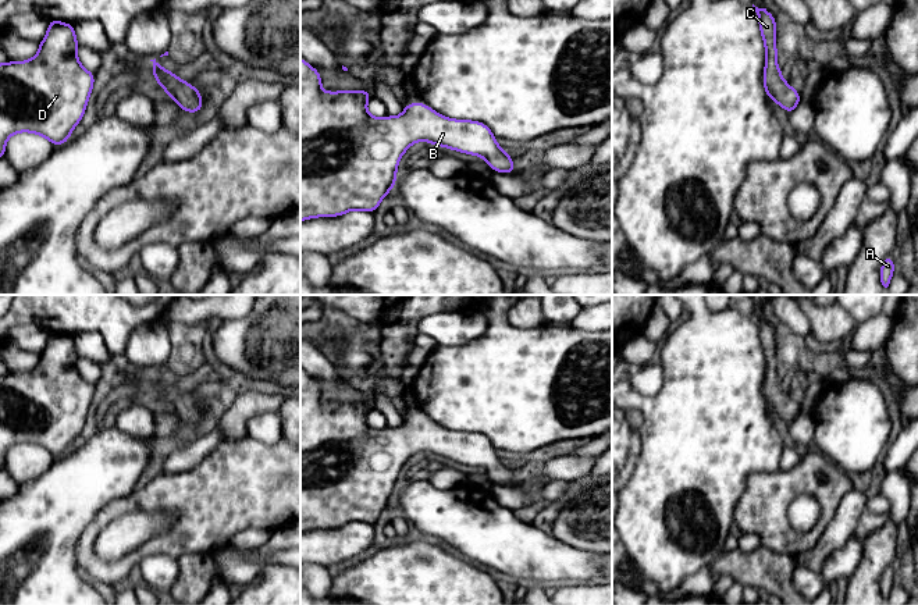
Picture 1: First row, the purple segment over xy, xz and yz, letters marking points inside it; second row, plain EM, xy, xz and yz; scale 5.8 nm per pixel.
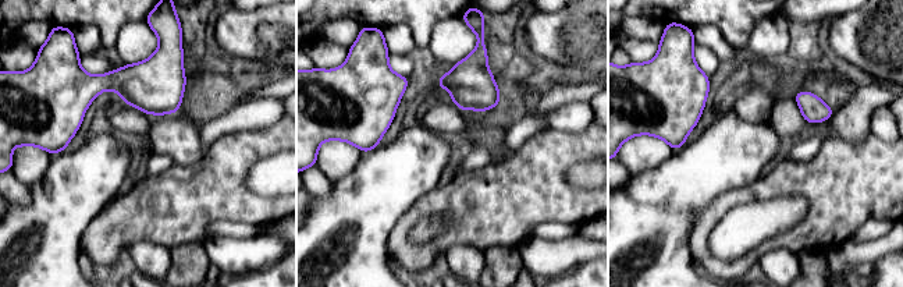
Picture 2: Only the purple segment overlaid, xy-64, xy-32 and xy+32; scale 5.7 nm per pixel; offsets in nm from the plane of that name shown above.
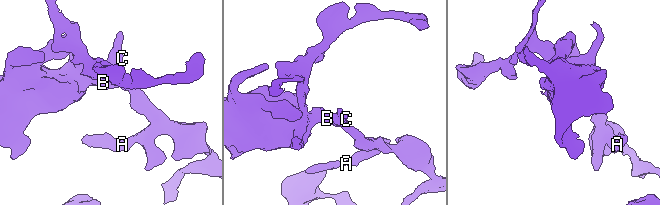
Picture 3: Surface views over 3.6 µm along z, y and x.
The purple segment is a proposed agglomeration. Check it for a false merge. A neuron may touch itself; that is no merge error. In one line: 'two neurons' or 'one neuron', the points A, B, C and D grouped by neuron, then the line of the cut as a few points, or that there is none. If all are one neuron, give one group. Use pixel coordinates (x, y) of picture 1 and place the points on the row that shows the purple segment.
one neuron; A B C D; no cut

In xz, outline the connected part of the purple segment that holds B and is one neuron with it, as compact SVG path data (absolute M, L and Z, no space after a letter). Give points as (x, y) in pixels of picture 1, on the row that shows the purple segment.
M300 57L300 221L352 210L374 213L395 186L402 154L419 140L480 156L492 171L517 172L484 122L452 120L426 103L409 103L398 117L376 118L366 110L371 96L370 90L323 92L320 72Z

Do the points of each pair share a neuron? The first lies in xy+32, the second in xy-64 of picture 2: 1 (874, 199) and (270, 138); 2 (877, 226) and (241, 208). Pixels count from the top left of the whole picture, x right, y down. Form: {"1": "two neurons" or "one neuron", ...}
{"1": "one neuron", "2": "two neurons"}

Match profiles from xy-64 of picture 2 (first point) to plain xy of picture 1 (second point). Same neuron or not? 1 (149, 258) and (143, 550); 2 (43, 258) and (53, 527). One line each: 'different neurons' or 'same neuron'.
1: different neurons
2: same neuron

